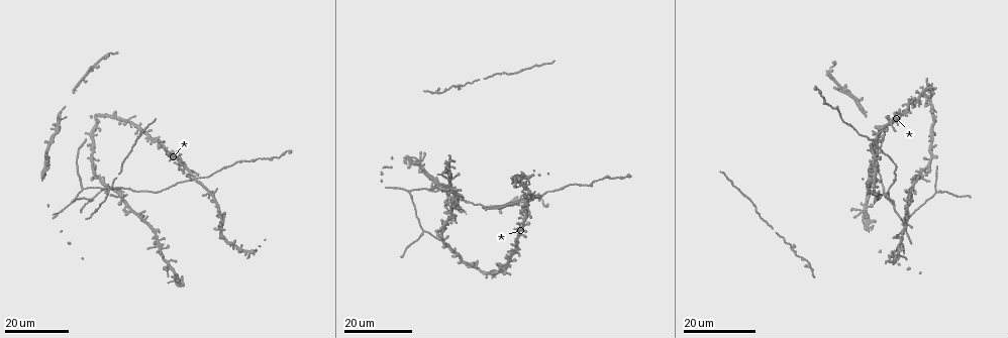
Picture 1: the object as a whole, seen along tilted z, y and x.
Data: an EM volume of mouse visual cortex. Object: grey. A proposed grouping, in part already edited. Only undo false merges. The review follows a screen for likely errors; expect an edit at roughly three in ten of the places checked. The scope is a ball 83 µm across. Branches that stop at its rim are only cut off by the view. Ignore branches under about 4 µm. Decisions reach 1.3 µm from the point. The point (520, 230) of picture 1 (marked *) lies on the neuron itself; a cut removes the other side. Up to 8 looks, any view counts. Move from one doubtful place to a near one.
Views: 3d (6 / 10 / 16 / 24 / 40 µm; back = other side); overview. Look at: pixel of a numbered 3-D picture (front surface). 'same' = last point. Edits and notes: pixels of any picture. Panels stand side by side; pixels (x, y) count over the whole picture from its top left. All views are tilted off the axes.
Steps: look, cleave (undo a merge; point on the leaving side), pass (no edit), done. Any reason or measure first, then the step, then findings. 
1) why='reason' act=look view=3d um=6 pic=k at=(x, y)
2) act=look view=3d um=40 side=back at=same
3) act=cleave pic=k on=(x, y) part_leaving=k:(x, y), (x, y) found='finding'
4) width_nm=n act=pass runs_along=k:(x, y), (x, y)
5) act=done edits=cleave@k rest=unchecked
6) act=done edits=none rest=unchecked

why='a fork' act=look view=3d um=16 pic=1 at=(428, 188)

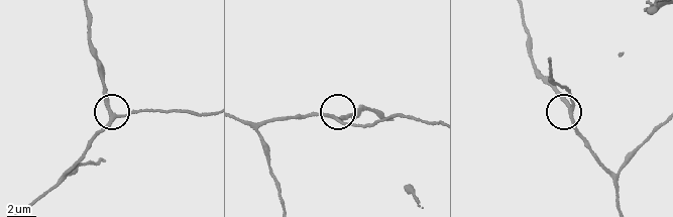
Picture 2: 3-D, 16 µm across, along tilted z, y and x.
act=look view=3d um=10 pic=2 at=(112, 119)

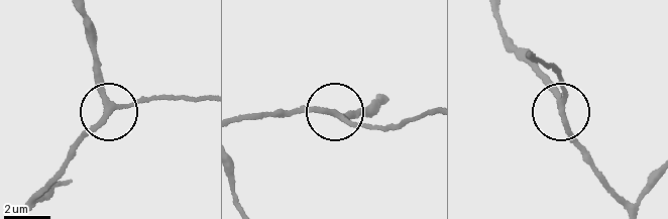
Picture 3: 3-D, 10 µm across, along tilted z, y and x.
arms=3 act=pass found='one neuron here'

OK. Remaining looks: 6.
why='four or more arms meet' act=look view=3d um=24 pic=1 at=(195, 178)

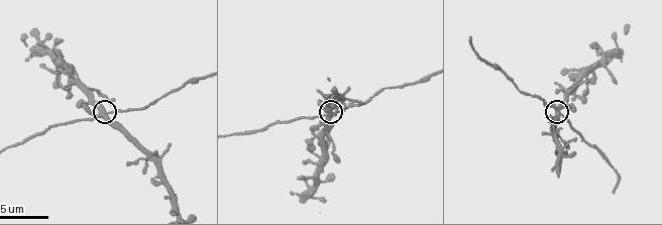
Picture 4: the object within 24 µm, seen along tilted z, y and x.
why='zoom in' act=look view=3d um=10 pic=4 at=(324, 111)

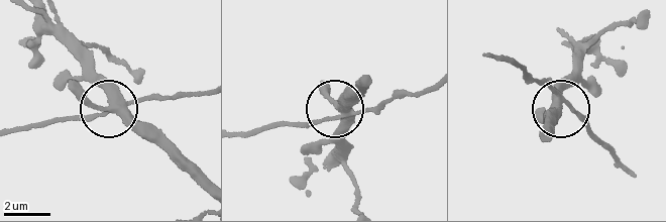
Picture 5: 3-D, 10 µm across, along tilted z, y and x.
side_arm_um=45 act=pass found='continuous, no second neuron'

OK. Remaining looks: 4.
why='three-way junction' act=look view=3d um=24 pic=1 at=(937, 190)

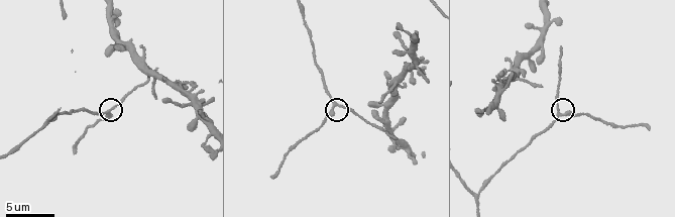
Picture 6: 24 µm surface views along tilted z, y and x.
act=look view=3d um=6 pic=6 at=(111, 107)

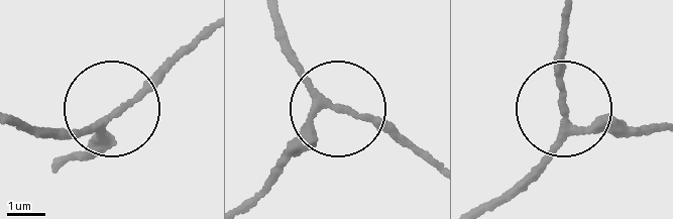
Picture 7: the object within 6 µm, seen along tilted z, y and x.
width_nm=170 act=pass runs_along=7:(18, 125), (70, 137), (204, 40) found='one neuron here'

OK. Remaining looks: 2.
why='three-way junction' act=look view=3d um=16 pic=6 at=(477, 193)

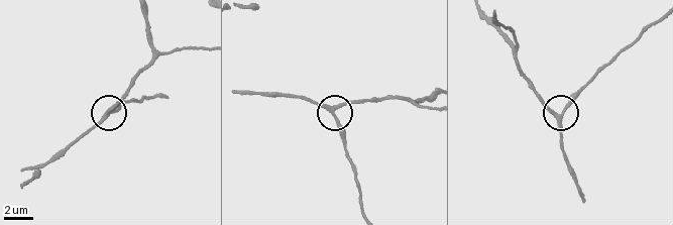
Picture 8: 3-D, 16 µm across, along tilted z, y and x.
act=look view=3d um=6 pic=8 at=(108, 114)

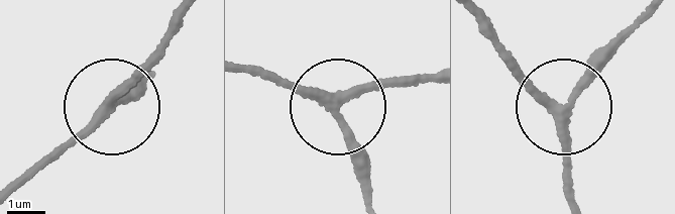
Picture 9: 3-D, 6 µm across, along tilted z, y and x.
width_nm=230 act=pass found='all the same neuron'

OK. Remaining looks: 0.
act=done edits=none rest=unchecked

